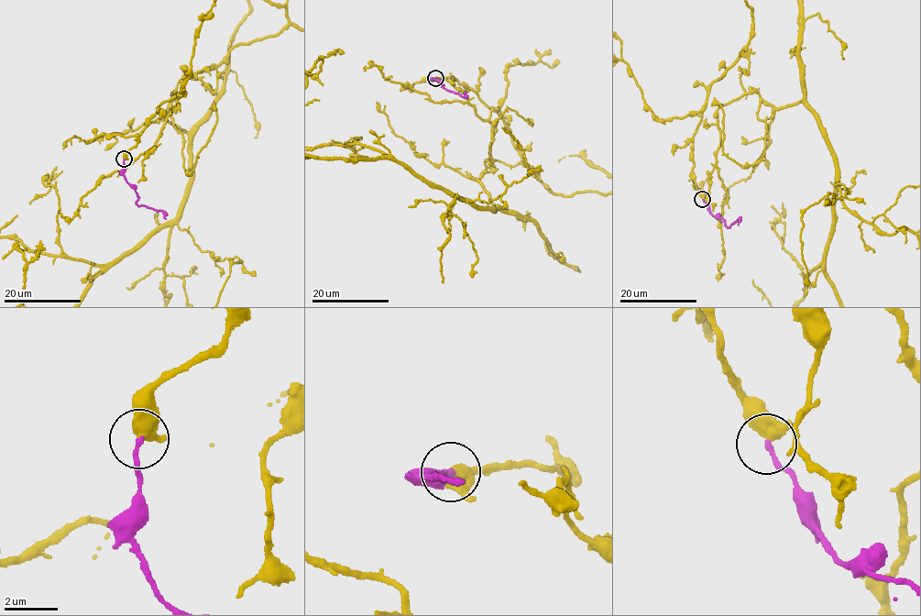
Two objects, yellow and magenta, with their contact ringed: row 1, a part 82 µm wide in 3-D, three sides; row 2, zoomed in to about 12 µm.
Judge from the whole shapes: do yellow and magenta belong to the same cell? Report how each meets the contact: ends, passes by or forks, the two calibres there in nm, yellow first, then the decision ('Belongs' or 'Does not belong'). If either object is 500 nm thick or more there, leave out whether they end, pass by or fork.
At the ring yellow passes by. At the ring magenta ends. Thickness 480 nm (yellow) against 180 nm. Does not belong

